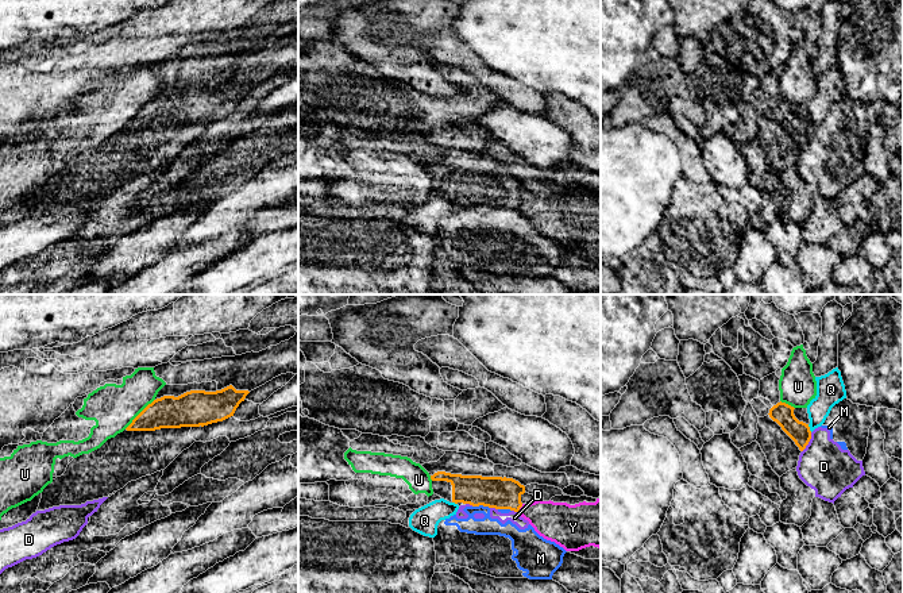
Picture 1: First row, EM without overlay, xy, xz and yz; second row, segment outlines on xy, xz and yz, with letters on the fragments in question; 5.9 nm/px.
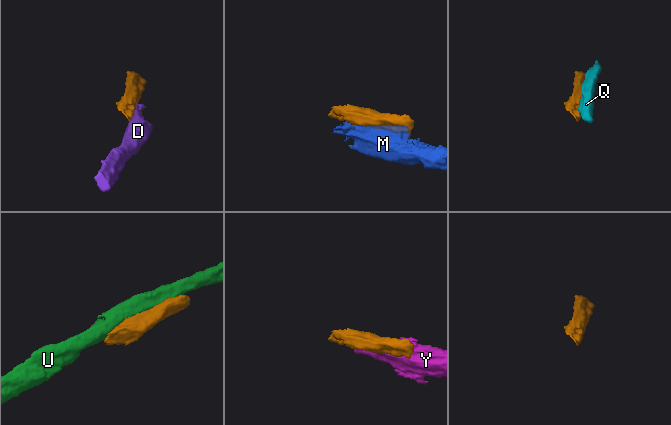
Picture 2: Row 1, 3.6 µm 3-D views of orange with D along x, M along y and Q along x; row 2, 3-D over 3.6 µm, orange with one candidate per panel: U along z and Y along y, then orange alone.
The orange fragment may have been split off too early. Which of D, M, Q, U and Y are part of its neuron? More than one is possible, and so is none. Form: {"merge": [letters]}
{"merge": []}

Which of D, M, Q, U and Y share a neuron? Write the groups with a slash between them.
D M / Q / U / Y

